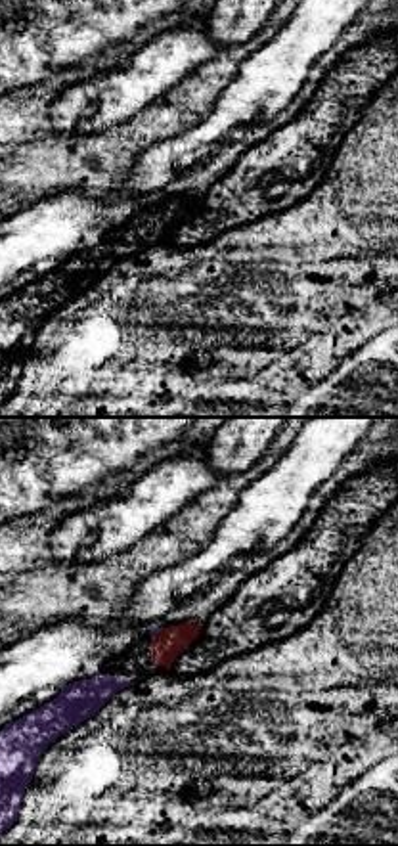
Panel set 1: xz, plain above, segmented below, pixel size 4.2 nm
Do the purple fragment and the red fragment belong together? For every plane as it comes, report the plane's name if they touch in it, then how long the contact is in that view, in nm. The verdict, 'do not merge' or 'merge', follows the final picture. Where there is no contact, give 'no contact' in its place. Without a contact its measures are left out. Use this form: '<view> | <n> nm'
xz | 70 nm

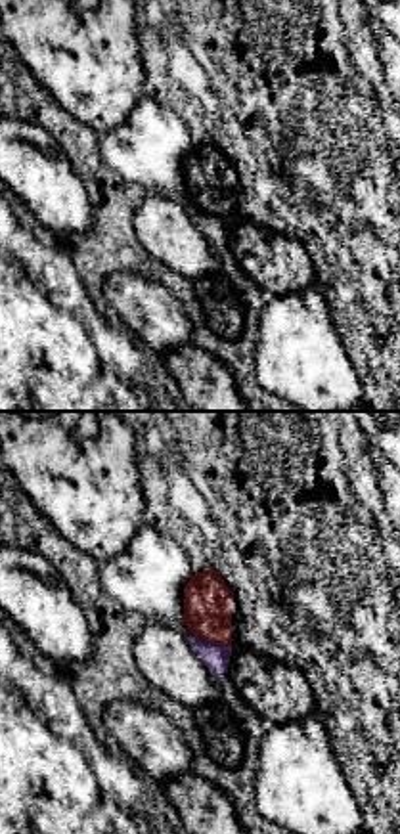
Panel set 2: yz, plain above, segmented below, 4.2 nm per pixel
yz | 170 nm

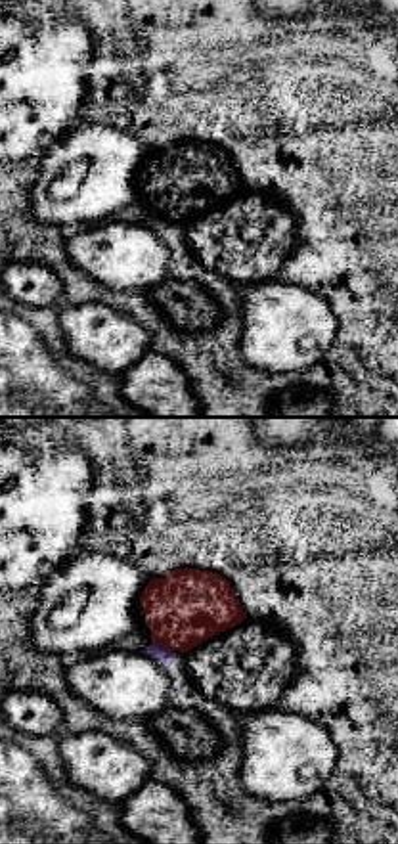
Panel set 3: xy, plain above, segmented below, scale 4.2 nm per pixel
xy | 100 nm

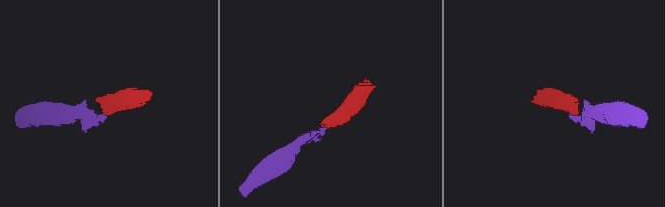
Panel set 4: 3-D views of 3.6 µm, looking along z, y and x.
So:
merge

